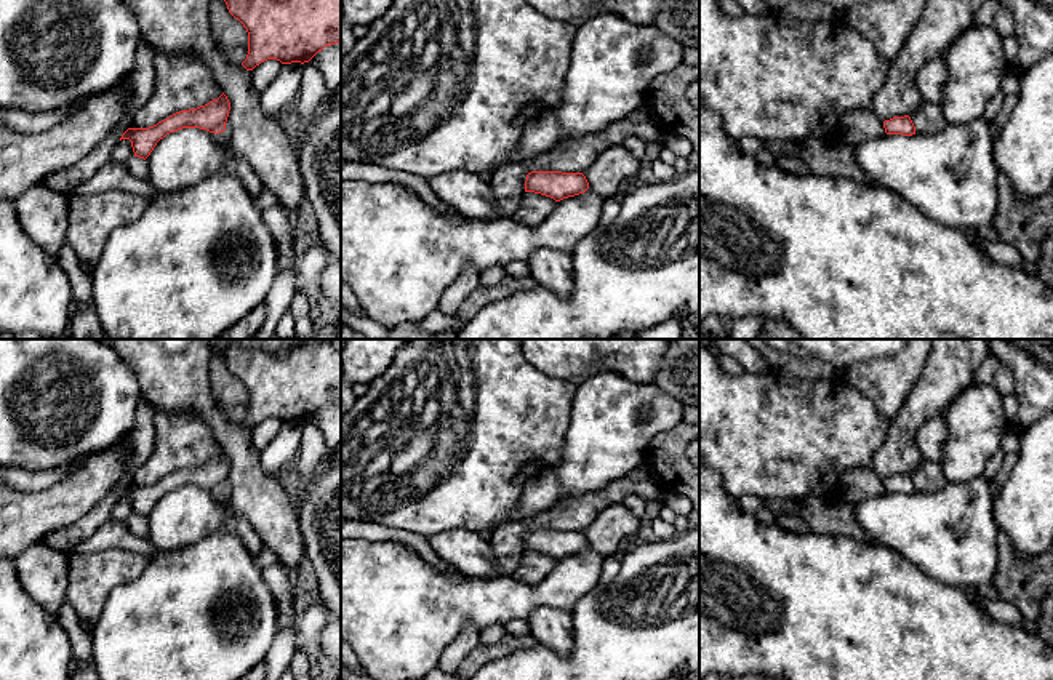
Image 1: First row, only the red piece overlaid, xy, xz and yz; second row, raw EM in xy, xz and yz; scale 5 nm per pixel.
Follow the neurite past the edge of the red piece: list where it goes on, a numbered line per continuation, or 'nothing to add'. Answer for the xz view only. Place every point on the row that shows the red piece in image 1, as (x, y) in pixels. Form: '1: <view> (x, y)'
nothing to add

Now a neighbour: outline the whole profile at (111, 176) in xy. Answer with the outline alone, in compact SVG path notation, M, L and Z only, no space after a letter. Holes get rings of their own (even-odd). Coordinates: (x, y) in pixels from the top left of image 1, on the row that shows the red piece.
M106 162L88 181L74 189L74 195L94 195L107 190L123 190L150 200L155 192L144 178L131 174L125 163Z

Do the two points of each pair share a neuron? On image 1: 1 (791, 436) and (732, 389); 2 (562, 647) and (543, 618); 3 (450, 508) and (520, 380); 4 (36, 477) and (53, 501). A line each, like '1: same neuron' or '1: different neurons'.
1: same neuron
2: same neuron
3: same neuron
4: different neurons

